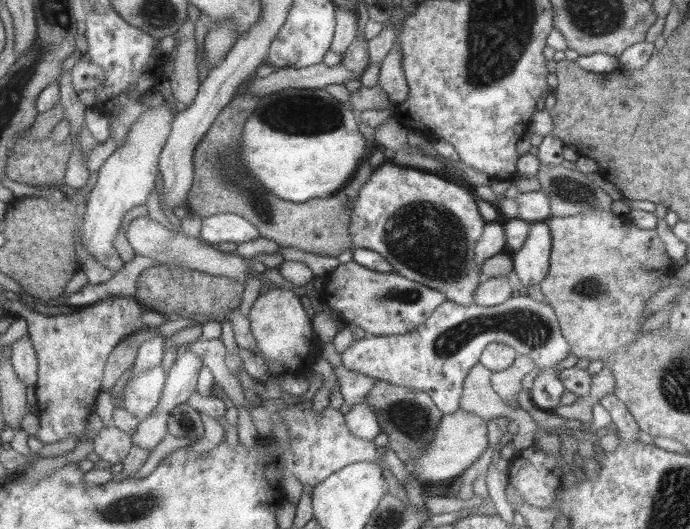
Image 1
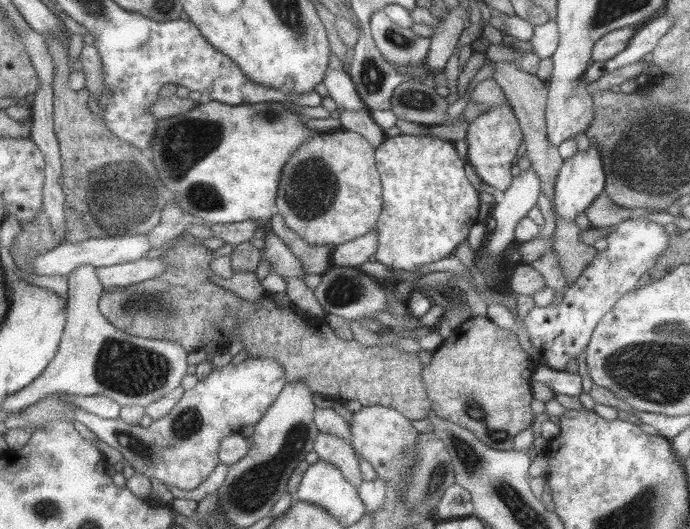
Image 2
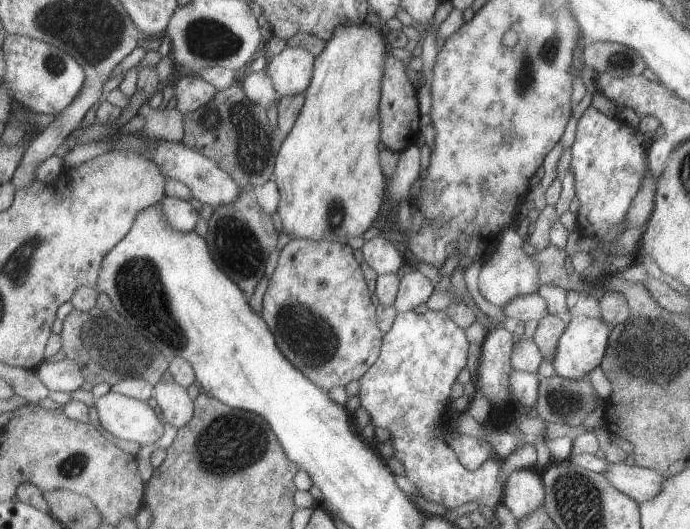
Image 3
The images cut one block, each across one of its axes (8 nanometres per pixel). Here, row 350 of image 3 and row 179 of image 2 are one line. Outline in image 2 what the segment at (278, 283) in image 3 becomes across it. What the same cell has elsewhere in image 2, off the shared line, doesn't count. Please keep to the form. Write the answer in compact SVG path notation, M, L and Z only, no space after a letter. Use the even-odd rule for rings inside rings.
M344 128L320 131L303 142L288 159L276 199L278 213L306 242L335 247L374 230L383 207L383 186L375 164L375 148L357 132Z

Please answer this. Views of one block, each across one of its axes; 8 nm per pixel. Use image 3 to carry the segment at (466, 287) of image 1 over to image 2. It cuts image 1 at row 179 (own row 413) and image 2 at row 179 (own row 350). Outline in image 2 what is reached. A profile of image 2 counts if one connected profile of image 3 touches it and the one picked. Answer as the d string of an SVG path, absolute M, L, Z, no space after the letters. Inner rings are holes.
M400 133L395 137L387 137L375 148L375 164L383 186L383 207L374 228L378 239L374 256L378 262L387 267L413 272L450 256L470 237L470 229L478 222L481 202L478 190L464 173L464 165L468 163L467 157L465 160L460 159L454 142L430 135Z

